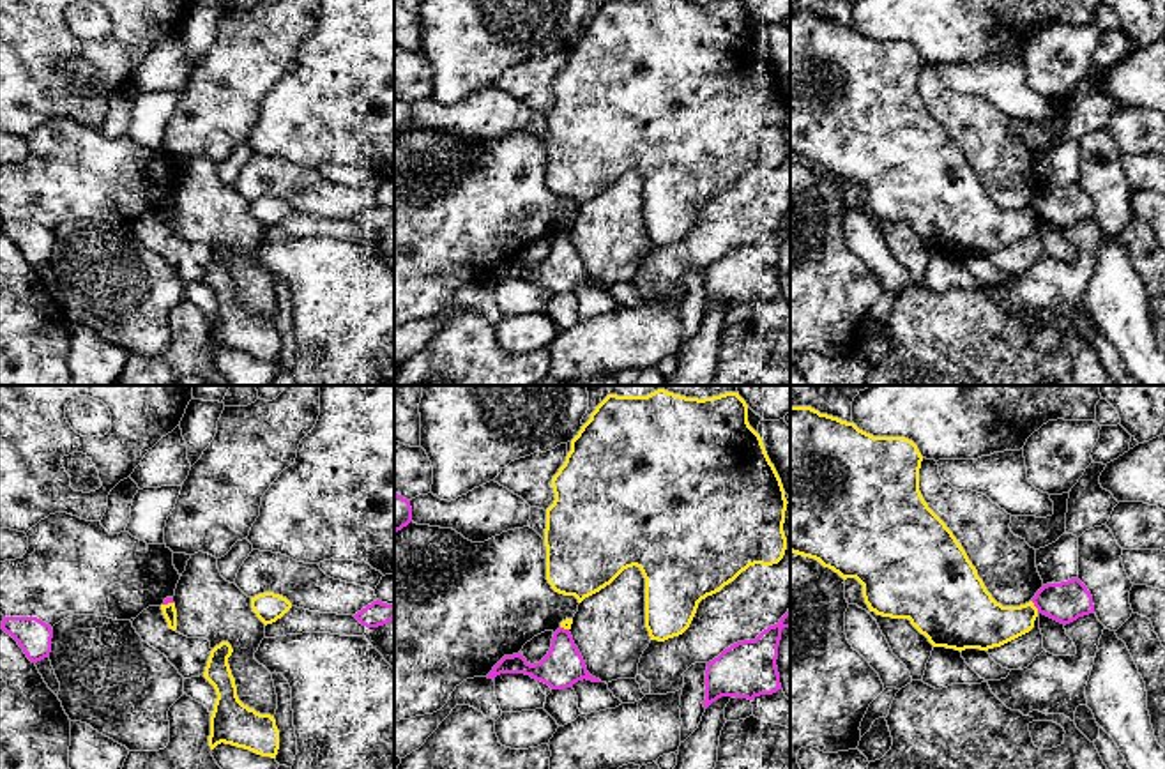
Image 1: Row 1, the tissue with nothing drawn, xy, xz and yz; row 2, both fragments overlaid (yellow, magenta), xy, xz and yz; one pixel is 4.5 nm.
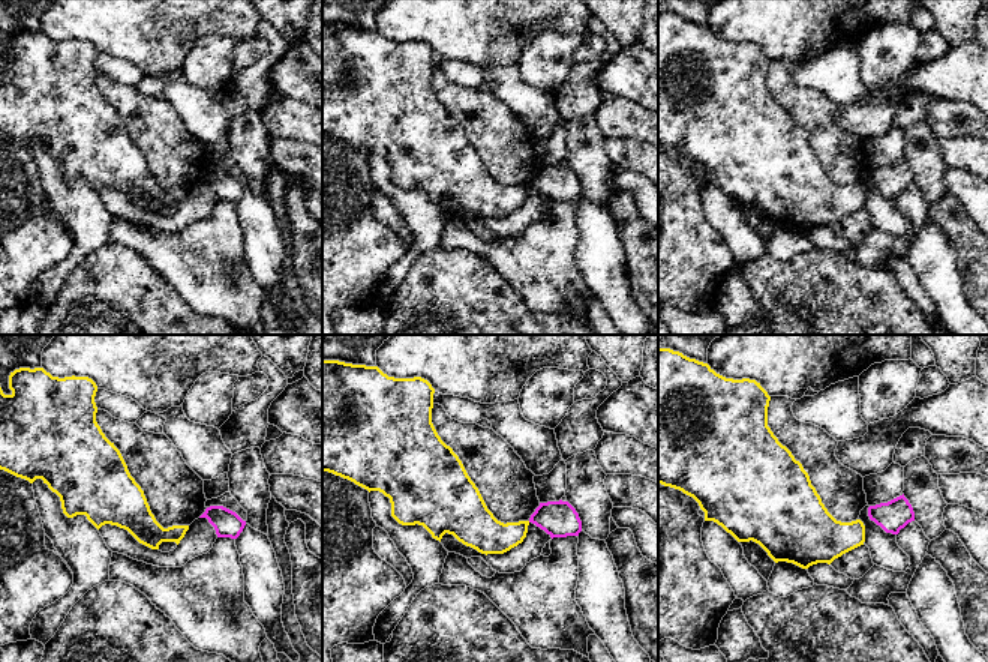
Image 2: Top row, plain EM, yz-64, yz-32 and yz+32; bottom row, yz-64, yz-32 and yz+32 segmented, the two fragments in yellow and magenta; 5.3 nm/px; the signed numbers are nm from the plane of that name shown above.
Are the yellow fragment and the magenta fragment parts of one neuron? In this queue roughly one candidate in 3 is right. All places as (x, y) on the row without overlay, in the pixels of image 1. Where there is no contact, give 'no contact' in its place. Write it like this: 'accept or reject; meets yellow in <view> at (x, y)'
reject; meets yellow in yz at (1035, 211)

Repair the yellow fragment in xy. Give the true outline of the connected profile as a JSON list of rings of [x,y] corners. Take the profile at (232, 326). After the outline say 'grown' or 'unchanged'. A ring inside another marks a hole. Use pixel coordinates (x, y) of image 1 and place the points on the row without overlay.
[[[221,246],[210,255],[203,281],[216,293],[216,308],[210,320],[209,350],[232,348],[262,361],[276,362],[279,354],[279,334],[270,318],[260,318],[244,309],[237,301],[235,283],[228,262],[233,253]]]; unchanged

